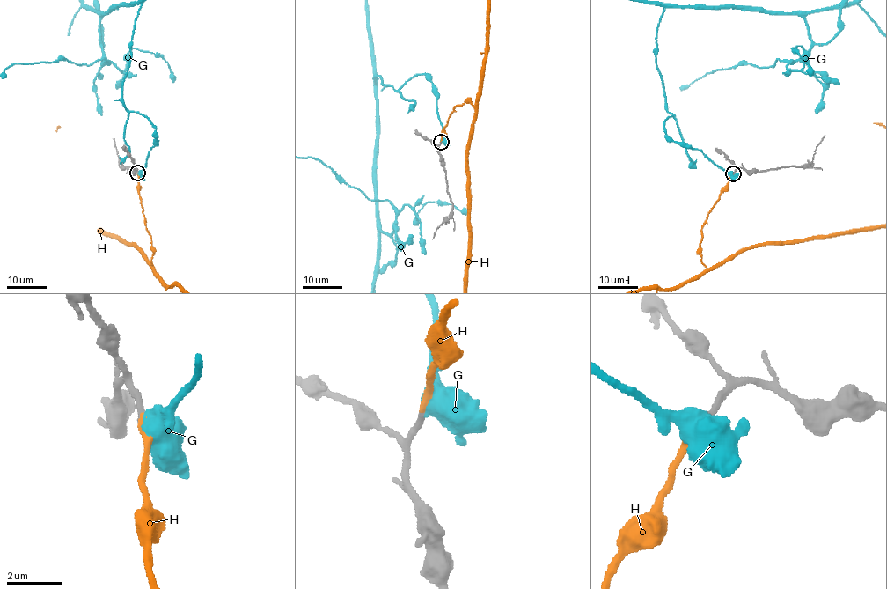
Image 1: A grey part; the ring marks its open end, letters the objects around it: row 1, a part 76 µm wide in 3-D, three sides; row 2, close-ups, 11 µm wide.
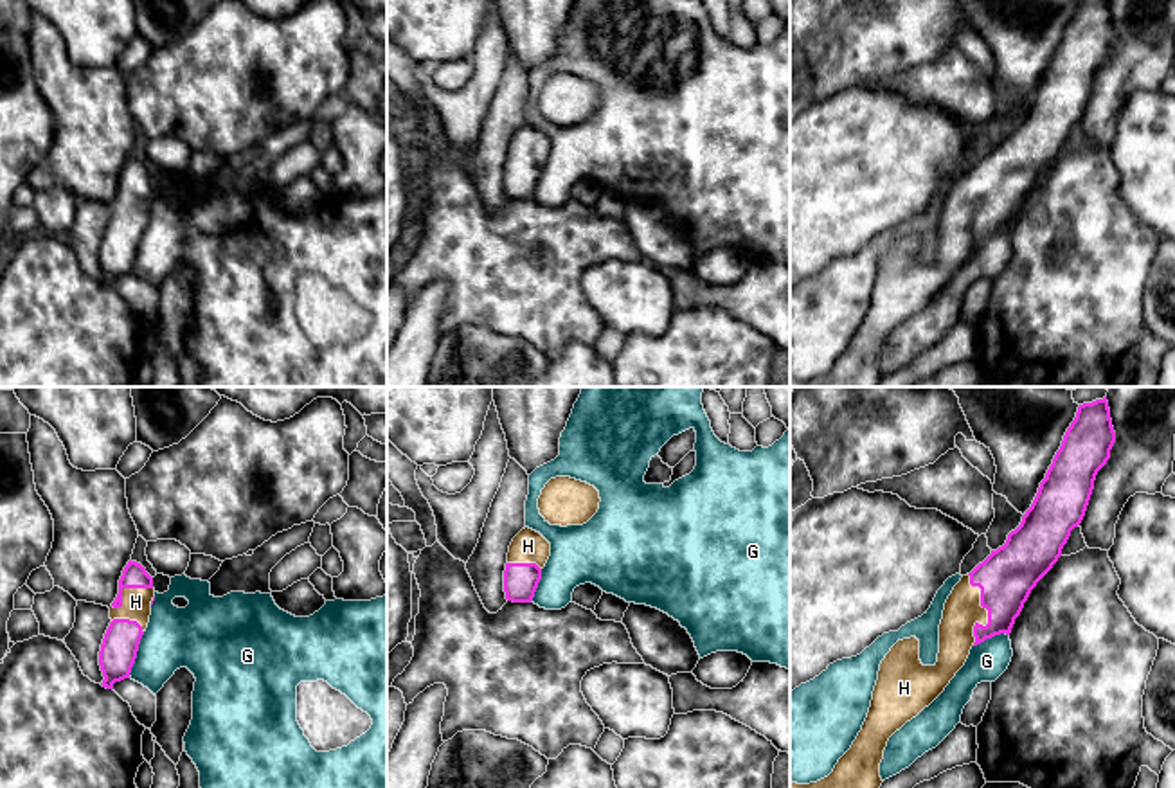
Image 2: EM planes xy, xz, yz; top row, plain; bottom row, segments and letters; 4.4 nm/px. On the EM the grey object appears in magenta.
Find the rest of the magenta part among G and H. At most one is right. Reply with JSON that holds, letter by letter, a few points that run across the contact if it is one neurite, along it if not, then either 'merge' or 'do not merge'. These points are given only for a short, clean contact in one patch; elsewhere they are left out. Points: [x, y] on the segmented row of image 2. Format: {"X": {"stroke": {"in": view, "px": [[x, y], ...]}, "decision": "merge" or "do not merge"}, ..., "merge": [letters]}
{"G": {"stroke": {"in": "xy", "px": [[144, 632], [128, 675]]}, "decision": "do not merge"}, "H": {"decision": "merge"}, "merge": ["H"]}

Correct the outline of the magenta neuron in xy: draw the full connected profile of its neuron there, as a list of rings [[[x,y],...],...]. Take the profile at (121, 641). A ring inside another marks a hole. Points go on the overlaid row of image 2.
[[[130,560],[119,579],[119,594],[110,606],[112,622],[99,651],[103,687],[113,689],[115,682],[130,678],[153,601],[153,578],[140,563]]]

